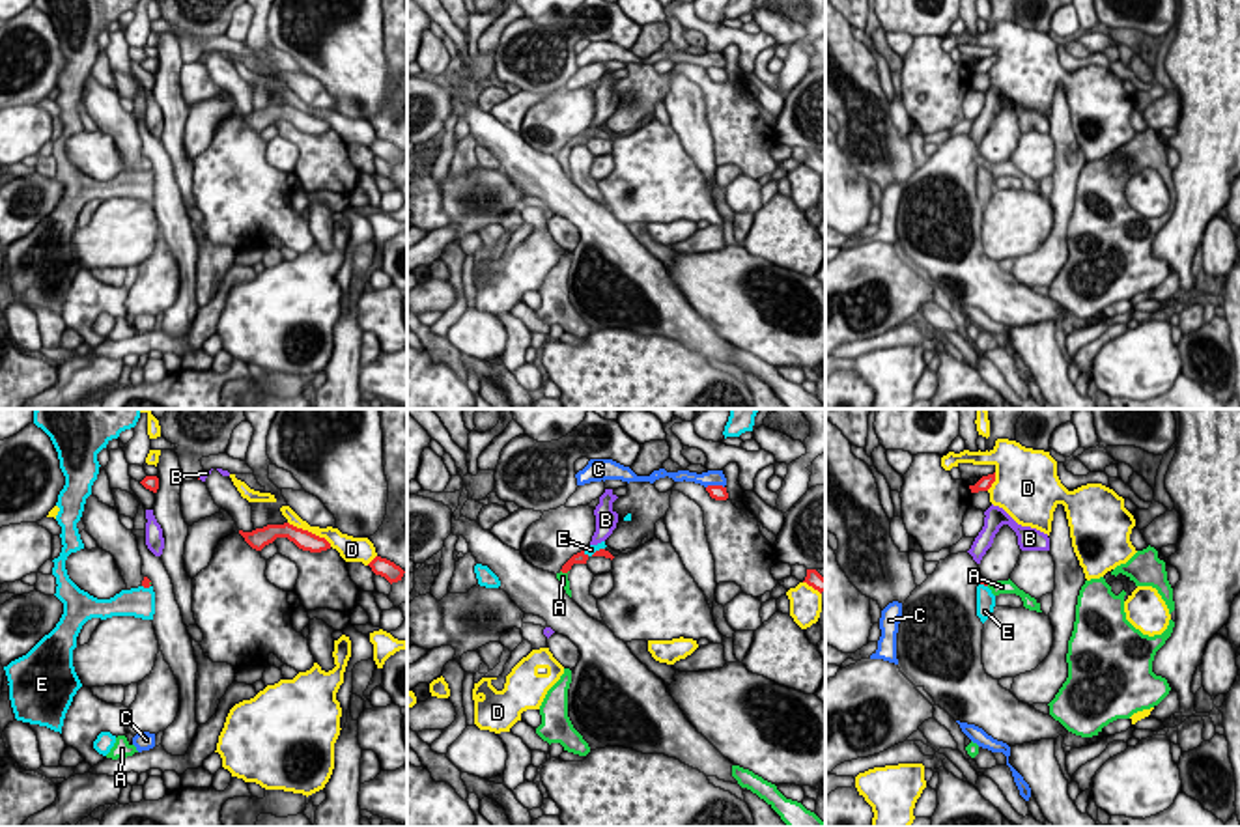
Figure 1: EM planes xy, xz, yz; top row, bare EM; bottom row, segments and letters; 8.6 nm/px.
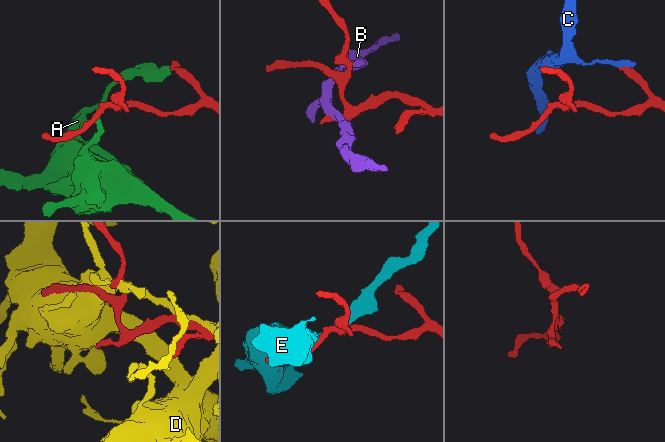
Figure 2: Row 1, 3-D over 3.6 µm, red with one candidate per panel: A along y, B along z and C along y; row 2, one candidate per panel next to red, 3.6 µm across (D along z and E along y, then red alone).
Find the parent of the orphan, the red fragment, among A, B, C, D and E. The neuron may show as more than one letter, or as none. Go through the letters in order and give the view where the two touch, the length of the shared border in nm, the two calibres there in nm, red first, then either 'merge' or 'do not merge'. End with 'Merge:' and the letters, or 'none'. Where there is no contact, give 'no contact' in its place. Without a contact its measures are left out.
A: meets red in xz; contact 80 nm long; 100 nm thick on the red side, 90 nm on the other; merge
B: meets red in xy; contact 80 nm long; 30 nm thick on the red side, 60 nm on the other; do not merge
C: meets red in xz; contact 160 nm long; 130 nm thick on the red side, 130 nm on the other; do not merge
D: meets red in xy; contact 440 nm long; 170 nm thick on the red side, 140 nm on the other; do not merge
E: meets red in xz; contact 200 nm long; 60 nm thick on the red side, 90 nm on the other; do not merge
Merge: A

